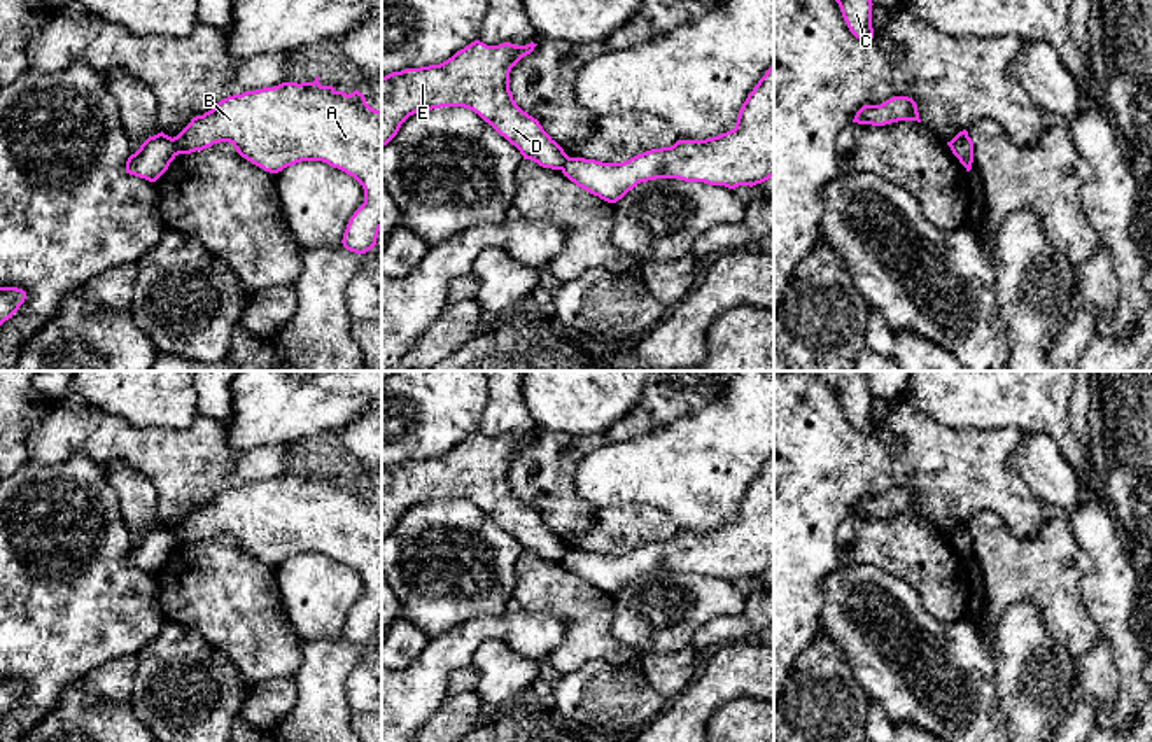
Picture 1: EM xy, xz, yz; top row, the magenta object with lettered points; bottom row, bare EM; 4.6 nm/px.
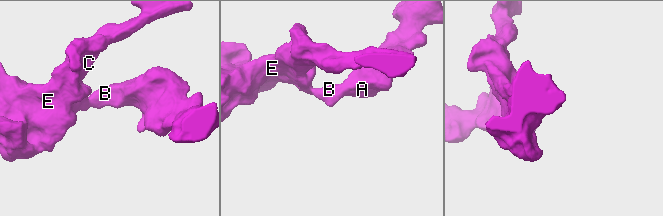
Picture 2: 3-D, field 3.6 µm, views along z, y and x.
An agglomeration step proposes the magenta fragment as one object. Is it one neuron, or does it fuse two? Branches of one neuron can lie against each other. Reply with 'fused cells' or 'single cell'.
fused cells

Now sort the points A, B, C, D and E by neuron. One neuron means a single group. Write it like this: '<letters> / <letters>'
A B / C D E

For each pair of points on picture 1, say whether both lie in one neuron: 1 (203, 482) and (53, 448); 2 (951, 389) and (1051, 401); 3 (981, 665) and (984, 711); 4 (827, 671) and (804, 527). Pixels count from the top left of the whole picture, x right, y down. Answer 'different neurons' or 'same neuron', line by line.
1: same neuron
2: same neuron
3: same neuron
4: different neurons

